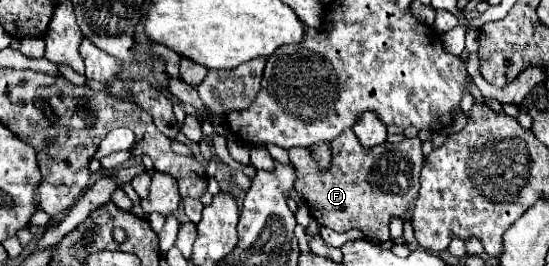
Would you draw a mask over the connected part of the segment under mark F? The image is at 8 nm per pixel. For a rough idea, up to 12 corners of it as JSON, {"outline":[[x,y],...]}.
{"outline":[[348,128],[320,172],[290,148],[294,190],[334,232],[390,238],[418,200],[422,140],[360,146]]}

